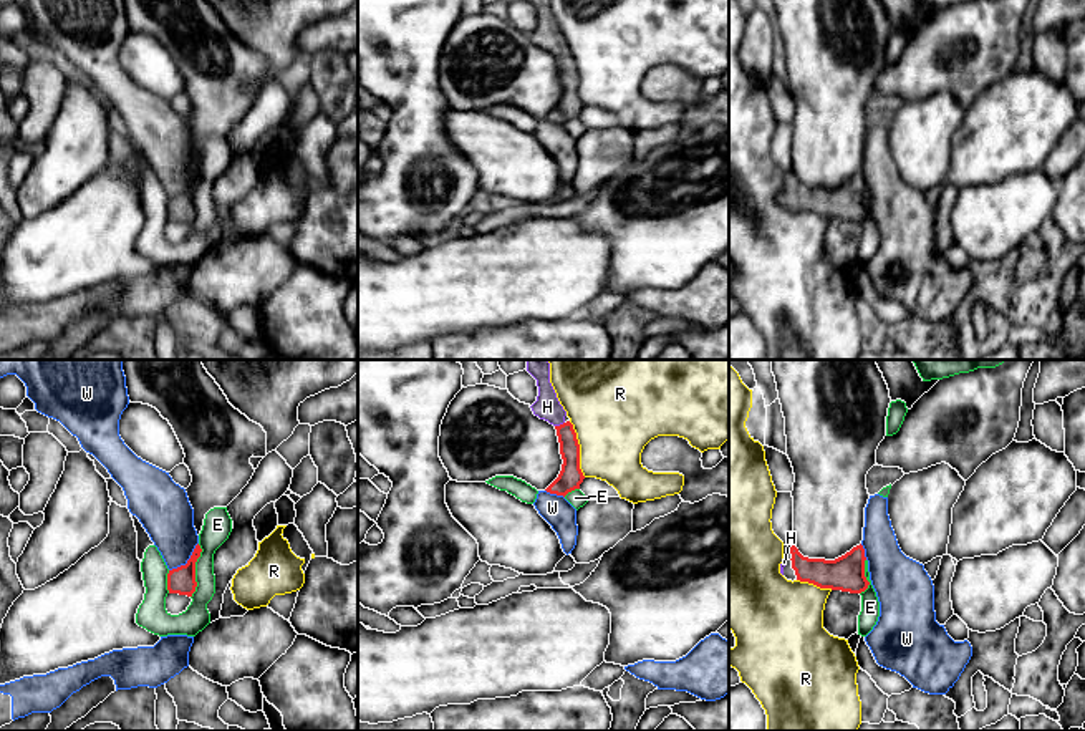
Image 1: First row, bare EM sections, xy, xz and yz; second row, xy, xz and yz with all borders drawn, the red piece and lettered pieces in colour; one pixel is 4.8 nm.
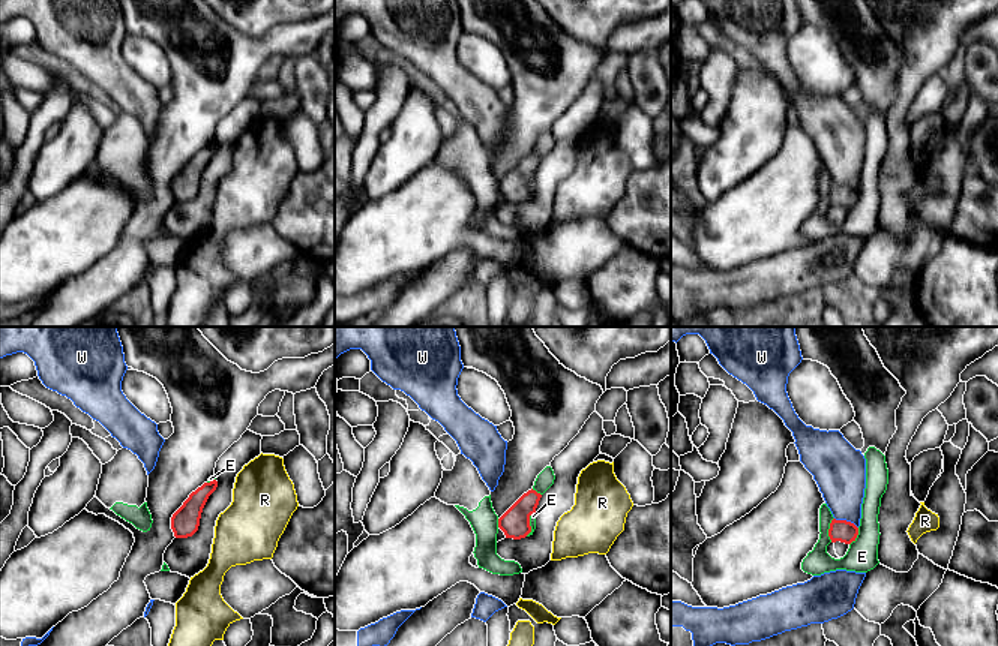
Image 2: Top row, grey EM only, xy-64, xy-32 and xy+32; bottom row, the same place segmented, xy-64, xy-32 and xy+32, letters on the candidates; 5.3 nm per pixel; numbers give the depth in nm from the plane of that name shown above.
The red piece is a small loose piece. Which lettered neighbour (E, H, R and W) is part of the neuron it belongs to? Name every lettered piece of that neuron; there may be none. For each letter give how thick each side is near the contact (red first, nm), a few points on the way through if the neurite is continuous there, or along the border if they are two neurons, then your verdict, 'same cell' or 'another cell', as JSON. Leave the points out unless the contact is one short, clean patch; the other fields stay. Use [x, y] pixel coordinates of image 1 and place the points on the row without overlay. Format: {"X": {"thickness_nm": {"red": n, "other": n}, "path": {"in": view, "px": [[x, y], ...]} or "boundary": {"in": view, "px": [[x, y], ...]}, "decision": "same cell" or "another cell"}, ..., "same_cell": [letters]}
{"E": {"thickness_nm": {"red": 130, "other": 140}, "boundary": {"in": "xy", "px": [[199, 173], [196, 219], [191, 226]]}, "decision": "another cell"}, "H": {"thickness_nm": {"red": 110, "other": 130}, "path": {"in": "xz", "px": [[570, 103], [570, 78], [560, 53], [547, 35]]}, "decision": "same cell"}, "R": {"thickness_nm": {"red": 120, "other": 420}, "decision": "another cell"}, "W": {"thickness_nm": {"red": 130, "other": 260}, "decision": "another cell"}, "same_cell": ["H"]}

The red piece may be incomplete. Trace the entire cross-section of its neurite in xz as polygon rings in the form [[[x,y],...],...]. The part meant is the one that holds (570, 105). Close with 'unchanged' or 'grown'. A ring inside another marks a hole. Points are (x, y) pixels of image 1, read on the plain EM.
[[[528,0],[538,15],[537,30],[530,35],[533,43],[555,55],[560,83],[563,88],[558,106],[545,118],[550,123],[567,124],[580,118],[585,104],[580,98],[580,73],[573,53],[565,48],[567,40],[560,33],[557,22],[550,12],[550,0]]]; grown

